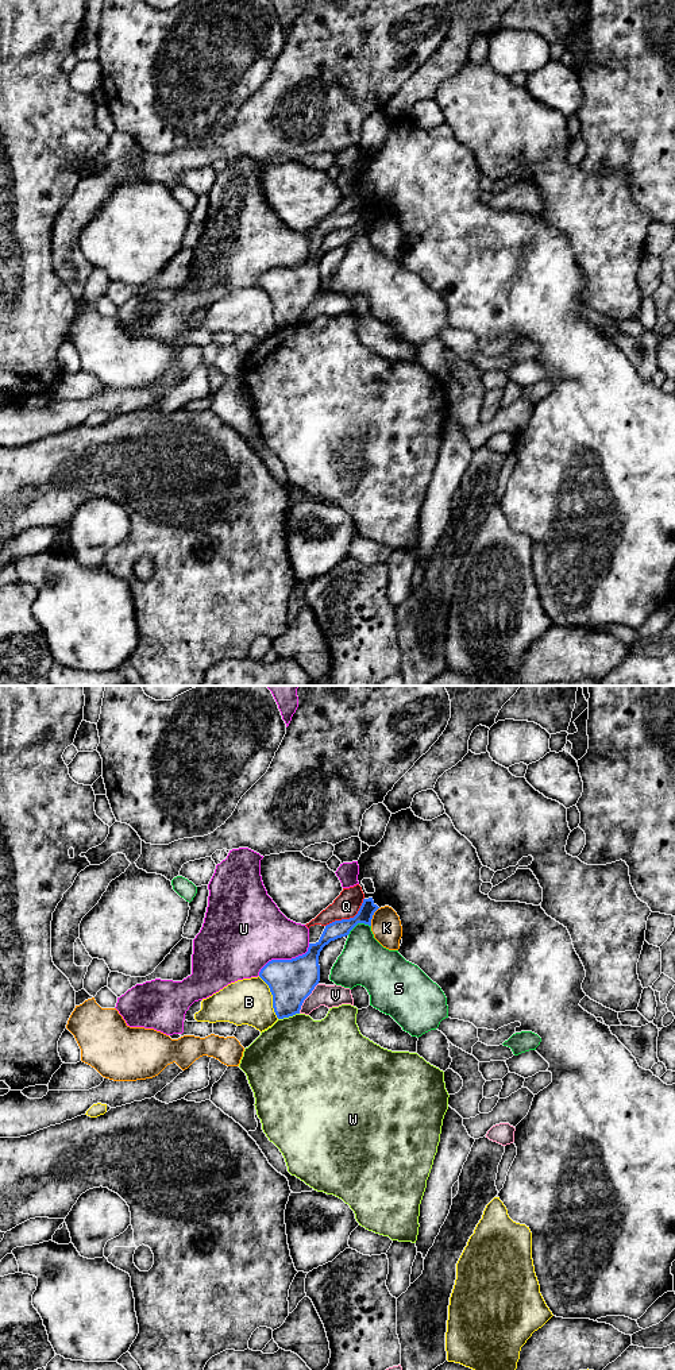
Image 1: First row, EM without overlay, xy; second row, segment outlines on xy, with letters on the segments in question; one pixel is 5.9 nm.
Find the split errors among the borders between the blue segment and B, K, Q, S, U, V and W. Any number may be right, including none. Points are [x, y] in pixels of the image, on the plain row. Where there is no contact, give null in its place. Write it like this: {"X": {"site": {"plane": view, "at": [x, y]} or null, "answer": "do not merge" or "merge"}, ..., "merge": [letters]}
{"B": {"site": {"plane": "xy", "at": [273, 307]}, "answer": "do not merge"}, "K": {"site": {"plane": "xy", "at": [371, 226]}, "answer": "do not merge"}, "Q": {"site": {"plane": "xy", "at": [350, 227]}, "answer": "do not merge"}, "S": {"site": {"plane": "xy", "at": [358, 231]}, "answer": "do not merge"}, "U": {"site": {"plane": "xy", "at": [284, 269]}, "answer": "do not merge"}, "V": {"site": {"plane": "xy", "at": [307, 305]}, "answer": "do not merge"}, "W": {"site": {"plane": "xy", "at": [288, 325]}, "answer": "do not merge"}, "merge": []}

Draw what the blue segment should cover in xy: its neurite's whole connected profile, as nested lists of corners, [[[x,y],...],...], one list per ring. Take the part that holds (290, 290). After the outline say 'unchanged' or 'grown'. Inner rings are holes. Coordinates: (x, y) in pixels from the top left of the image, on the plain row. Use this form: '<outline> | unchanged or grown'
[[[373,207],[363,212],[354,227],[335,229],[325,235],[320,248],[309,252],[308,261],[292,269],[271,269],[259,281],[273,304],[273,317],[278,328],[300,323],[304,309],[320,290],[319,265],[325,254],[346,246],[358,234],[371,235],[374,221],[379,216]]] | unchanged

